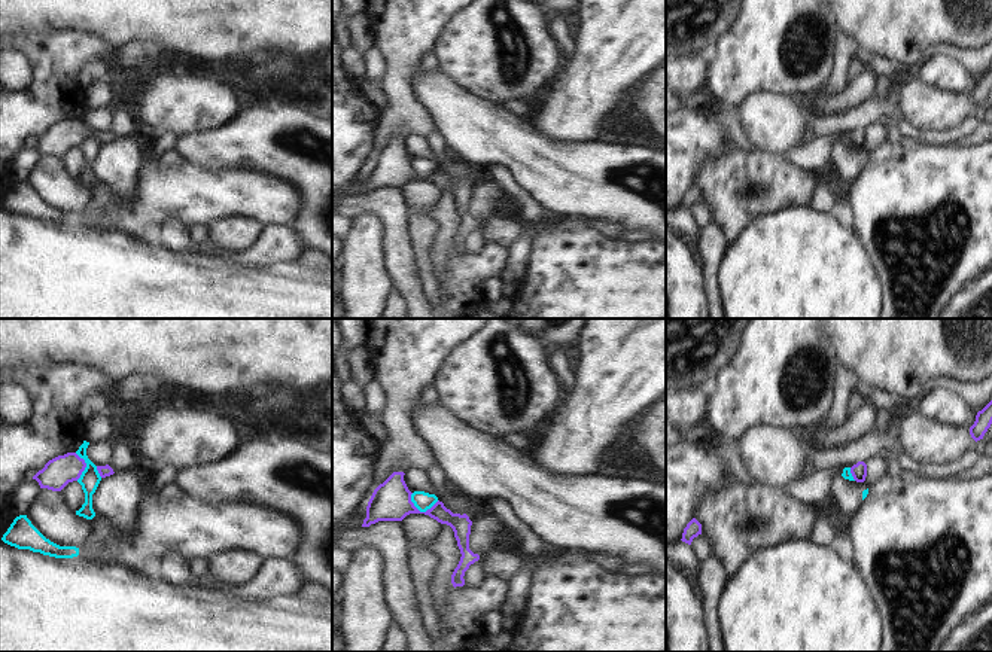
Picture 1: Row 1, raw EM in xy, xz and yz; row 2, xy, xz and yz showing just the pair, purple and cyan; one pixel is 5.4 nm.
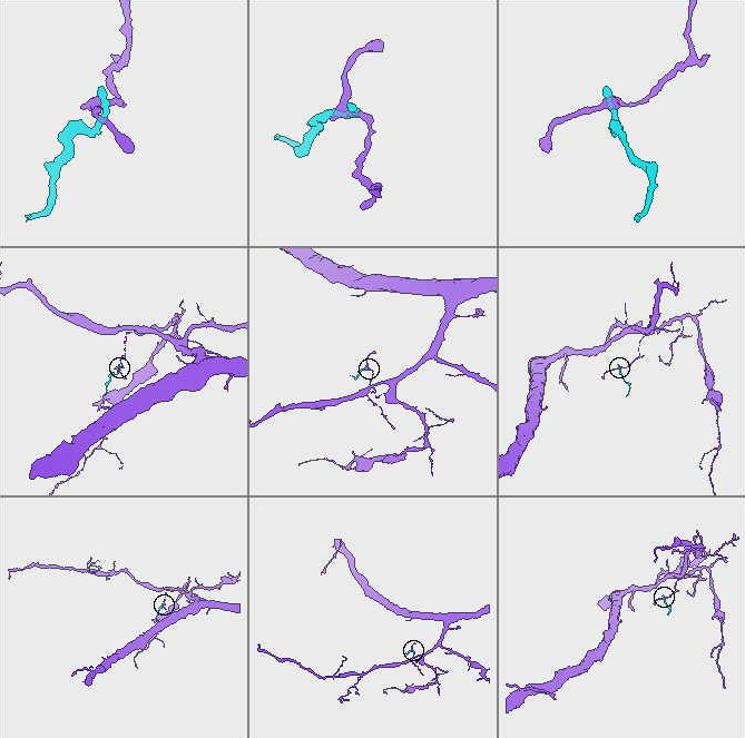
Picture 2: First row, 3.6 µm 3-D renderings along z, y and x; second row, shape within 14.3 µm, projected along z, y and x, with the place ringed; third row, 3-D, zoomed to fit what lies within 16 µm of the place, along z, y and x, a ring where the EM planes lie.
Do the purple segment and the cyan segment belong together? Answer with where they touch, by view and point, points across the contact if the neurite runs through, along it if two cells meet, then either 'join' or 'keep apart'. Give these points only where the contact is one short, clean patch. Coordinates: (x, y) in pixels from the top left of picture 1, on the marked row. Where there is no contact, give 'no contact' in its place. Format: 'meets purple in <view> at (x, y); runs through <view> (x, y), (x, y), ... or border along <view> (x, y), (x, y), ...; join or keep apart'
meets purple in xz at (422, 512); border along xz (410, 494), (410, 499), (420, 511), (429, 509), (438, 500); keep apart

